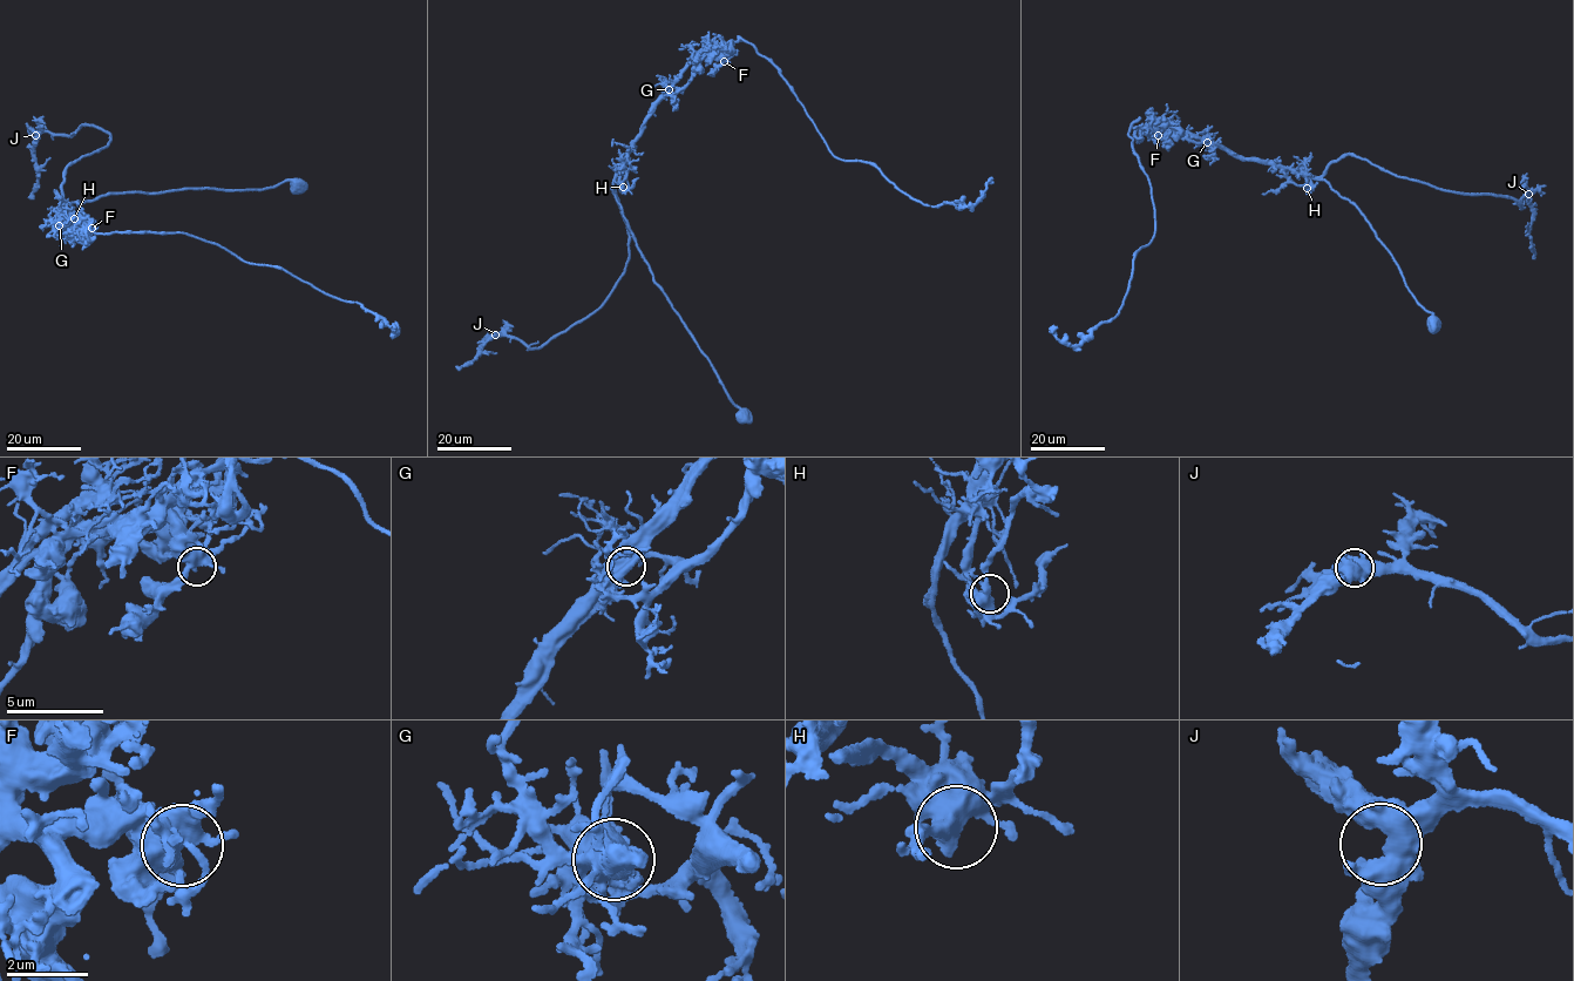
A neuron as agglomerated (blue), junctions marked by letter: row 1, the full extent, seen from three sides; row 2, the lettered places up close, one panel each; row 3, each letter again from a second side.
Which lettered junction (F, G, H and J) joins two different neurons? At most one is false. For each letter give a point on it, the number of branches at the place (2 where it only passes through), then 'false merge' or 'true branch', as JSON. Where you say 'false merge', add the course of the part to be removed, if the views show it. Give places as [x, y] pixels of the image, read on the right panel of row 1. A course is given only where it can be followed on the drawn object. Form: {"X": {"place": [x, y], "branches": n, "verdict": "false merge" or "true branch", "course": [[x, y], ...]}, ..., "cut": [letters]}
{"F": {"place": [1158, 135], "branches": 3, "verdict": "true branch"}, "G": {"place": [1207, 142], "branches": 4, "verdict": "false merge", "course": [[1208, 141], [1313, 176], [1350, 154], [1439, 189], [1505, 195], [1521, 207], [1527, 193], [1534, 257]]}, "H": {"place": [1307, 188], "branches": 3, "verdict": "true branch"}, "J": {"place": [1528, 194], "branches": 3, "verdict": "true branch"}, "cut": ["G"]}

